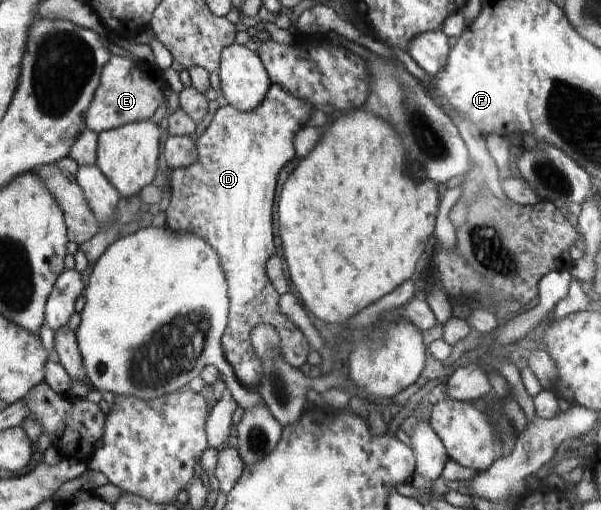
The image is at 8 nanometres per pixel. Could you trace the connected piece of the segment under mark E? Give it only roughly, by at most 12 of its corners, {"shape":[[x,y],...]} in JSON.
{"shape":[[113,55],[86,112],[99,134],[147,120],[165,101],[163,72]]}

